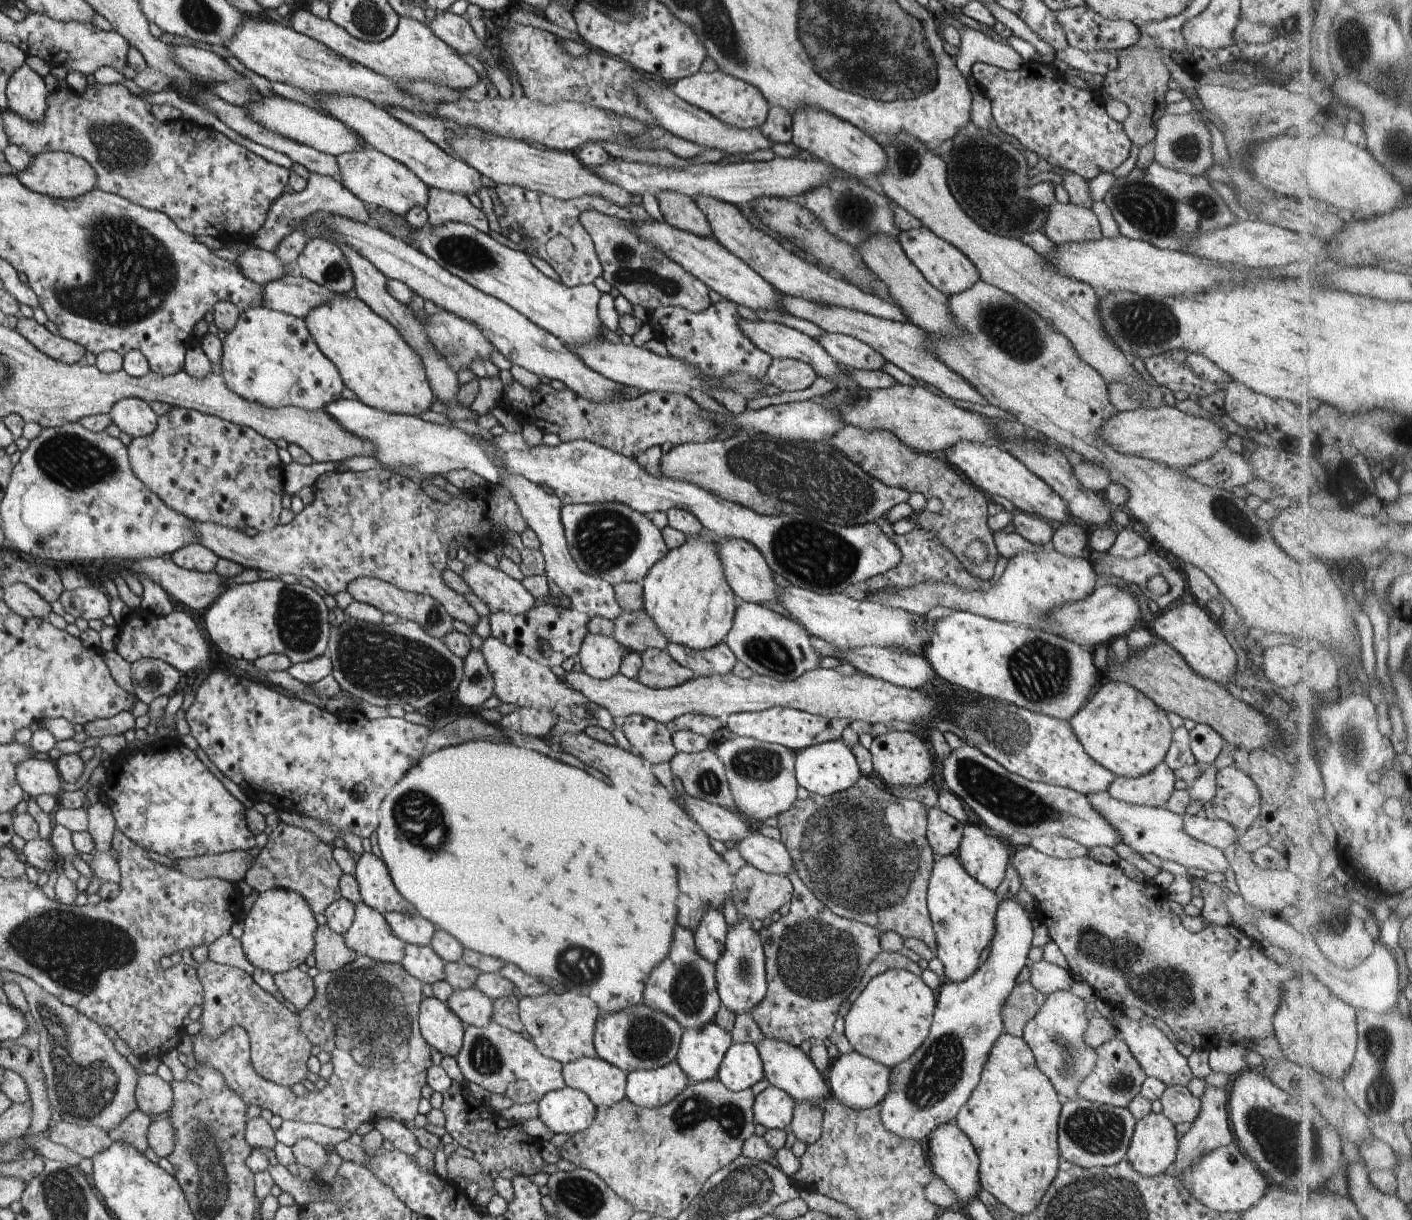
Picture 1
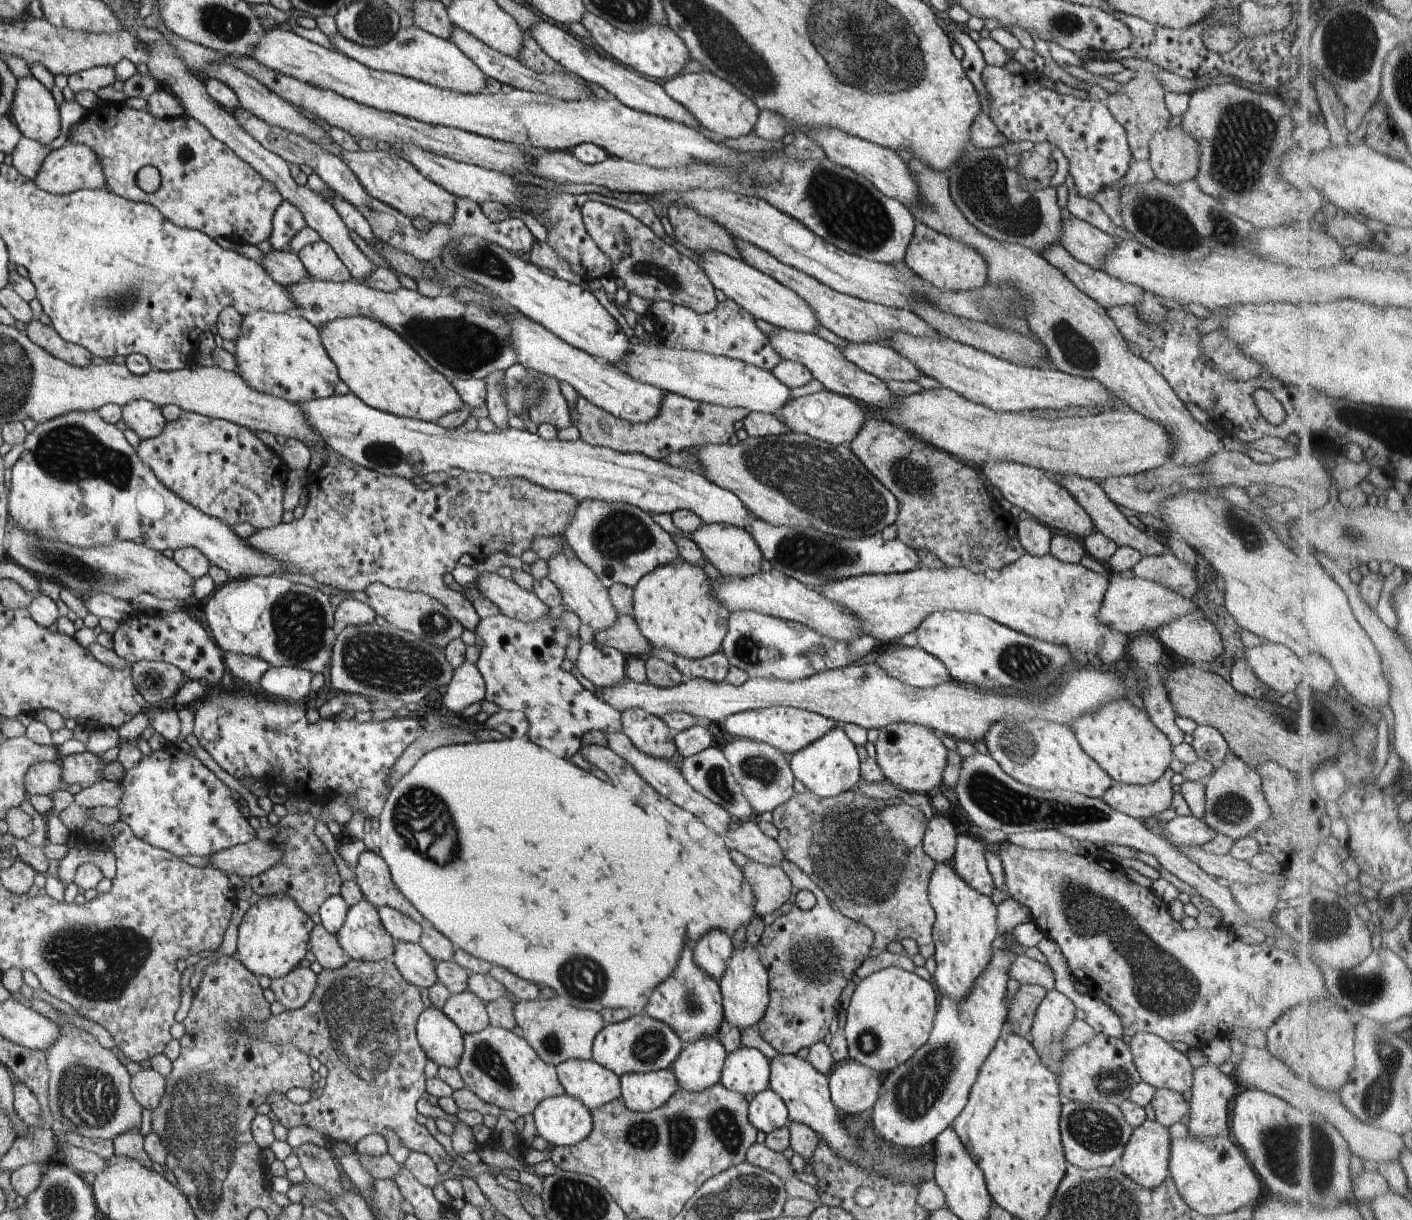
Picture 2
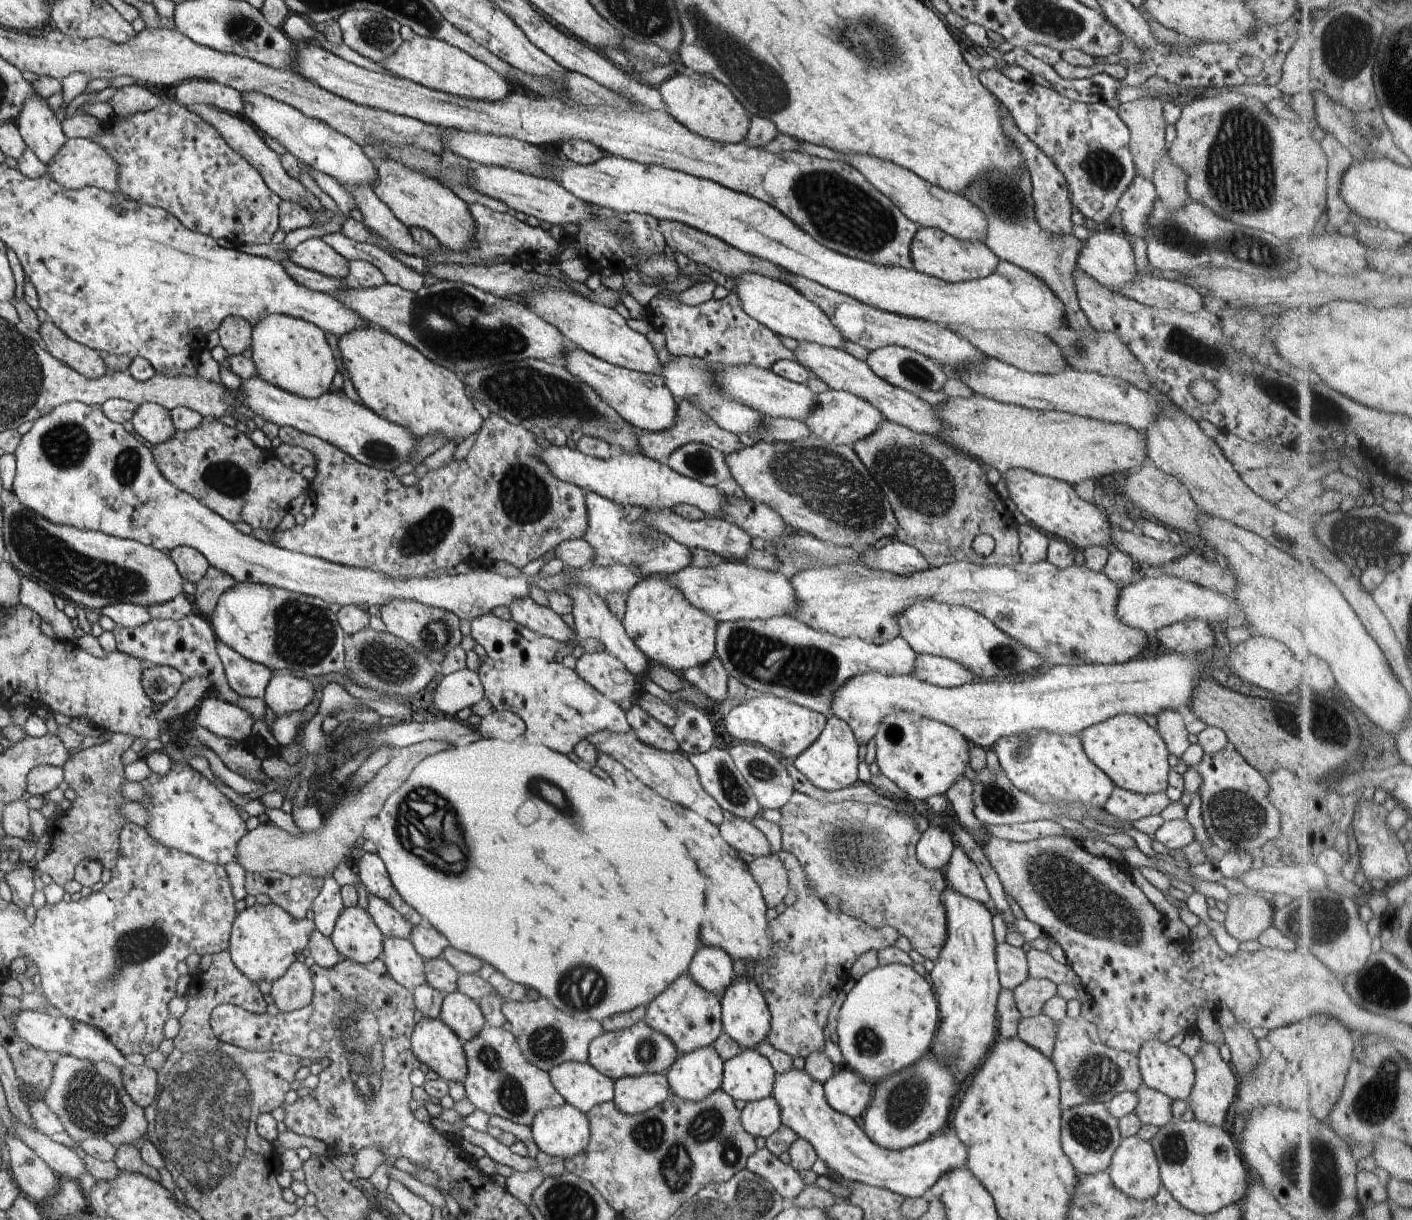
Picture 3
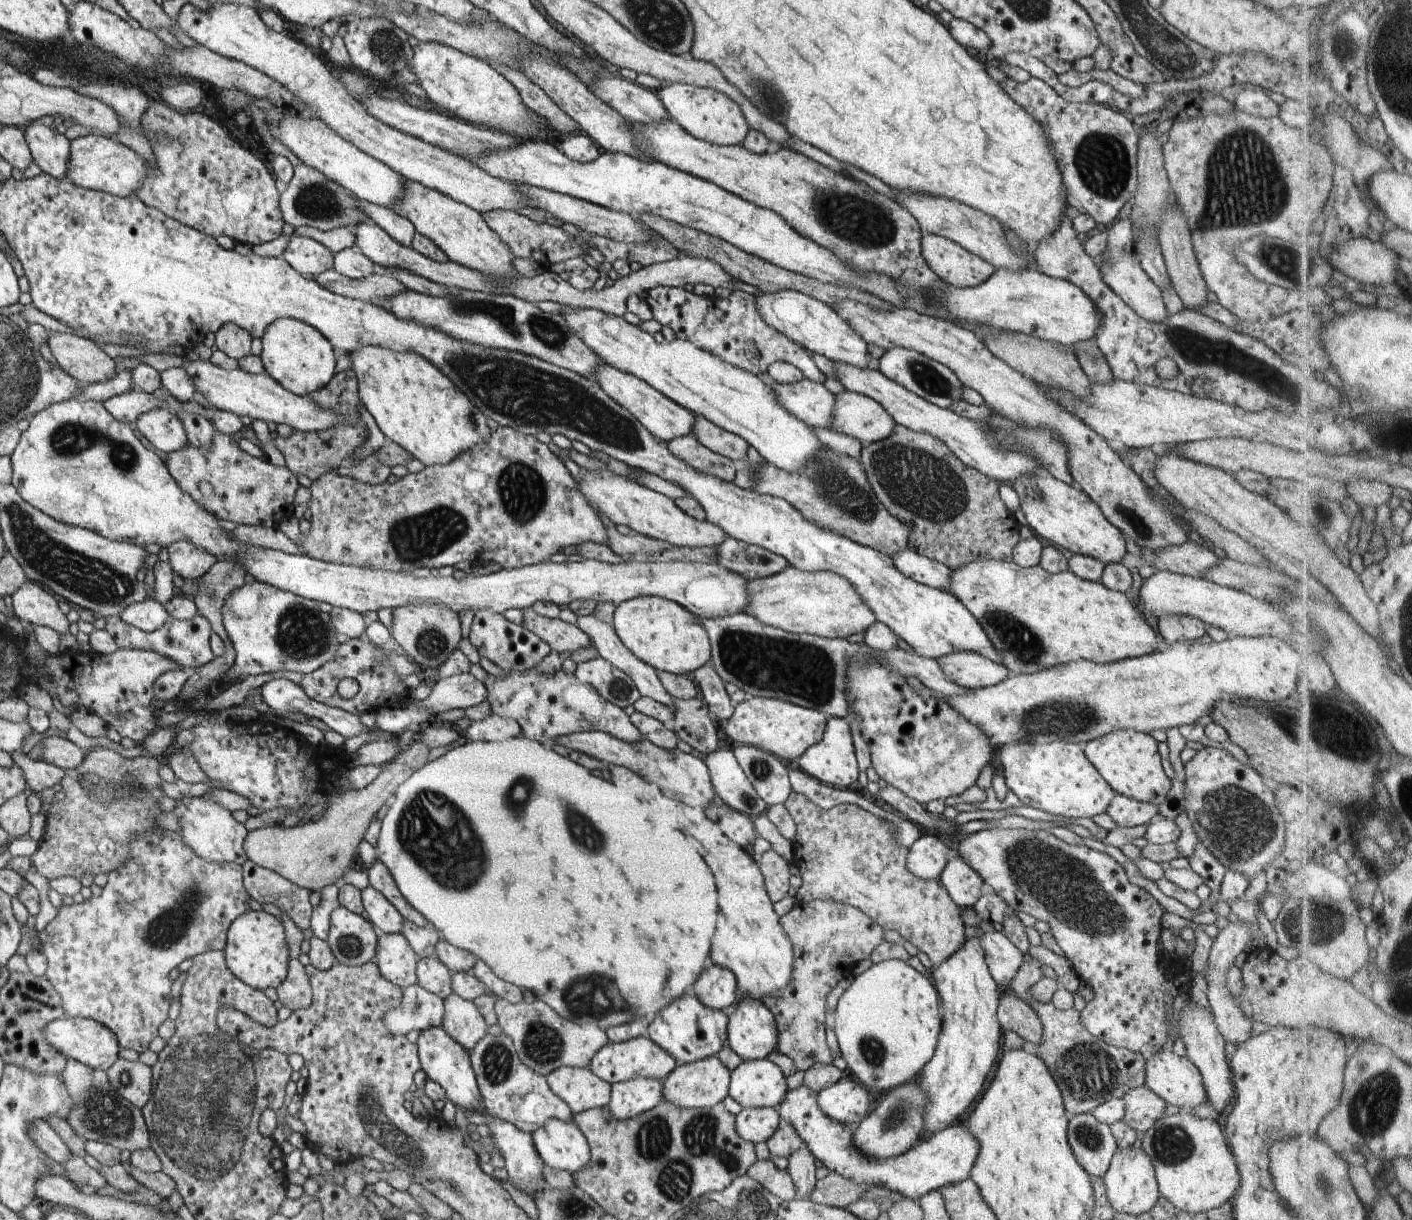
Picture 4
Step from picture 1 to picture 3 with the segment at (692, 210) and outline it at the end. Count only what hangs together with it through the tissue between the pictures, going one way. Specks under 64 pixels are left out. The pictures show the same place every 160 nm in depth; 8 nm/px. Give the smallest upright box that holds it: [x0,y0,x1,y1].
[659,219,792,282]

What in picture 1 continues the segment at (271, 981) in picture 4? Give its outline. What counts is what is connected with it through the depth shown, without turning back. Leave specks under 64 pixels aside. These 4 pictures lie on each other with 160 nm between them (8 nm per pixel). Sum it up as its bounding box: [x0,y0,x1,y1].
[241,889,316,974]

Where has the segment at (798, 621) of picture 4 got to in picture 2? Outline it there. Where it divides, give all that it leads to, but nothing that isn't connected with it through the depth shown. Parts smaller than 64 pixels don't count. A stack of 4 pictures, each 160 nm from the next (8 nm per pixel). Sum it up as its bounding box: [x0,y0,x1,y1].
[818,553,1129,668]

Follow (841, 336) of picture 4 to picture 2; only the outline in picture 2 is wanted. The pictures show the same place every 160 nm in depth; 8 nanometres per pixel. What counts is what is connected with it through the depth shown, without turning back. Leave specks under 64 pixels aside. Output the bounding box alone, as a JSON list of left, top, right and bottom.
[697,251,821,333]

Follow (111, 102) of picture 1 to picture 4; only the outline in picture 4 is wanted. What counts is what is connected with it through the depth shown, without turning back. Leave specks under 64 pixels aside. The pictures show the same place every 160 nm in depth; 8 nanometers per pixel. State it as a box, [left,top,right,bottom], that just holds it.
[134,100,284,245]

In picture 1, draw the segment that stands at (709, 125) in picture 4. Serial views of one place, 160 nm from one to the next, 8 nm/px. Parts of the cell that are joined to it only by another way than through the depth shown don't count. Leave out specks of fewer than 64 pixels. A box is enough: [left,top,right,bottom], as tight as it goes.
[670,70,770,129]

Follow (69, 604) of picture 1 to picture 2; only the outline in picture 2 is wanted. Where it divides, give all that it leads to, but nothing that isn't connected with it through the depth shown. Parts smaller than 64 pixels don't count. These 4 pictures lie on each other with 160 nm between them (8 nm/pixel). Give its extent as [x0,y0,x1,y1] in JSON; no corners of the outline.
[82,593,133,623]

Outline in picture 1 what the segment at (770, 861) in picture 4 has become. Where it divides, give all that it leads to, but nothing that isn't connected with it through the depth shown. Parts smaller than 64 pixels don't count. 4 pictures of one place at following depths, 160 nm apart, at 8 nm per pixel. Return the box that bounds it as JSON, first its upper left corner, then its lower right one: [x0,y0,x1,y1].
[732,865,793,921]

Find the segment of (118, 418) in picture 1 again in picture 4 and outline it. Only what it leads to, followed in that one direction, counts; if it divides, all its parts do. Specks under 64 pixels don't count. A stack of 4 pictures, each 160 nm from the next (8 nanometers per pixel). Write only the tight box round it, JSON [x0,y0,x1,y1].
[135,407,188,453]

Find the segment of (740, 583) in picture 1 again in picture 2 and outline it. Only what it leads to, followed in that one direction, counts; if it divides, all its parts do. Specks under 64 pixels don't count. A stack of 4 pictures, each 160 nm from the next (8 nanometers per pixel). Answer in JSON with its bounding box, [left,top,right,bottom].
[693,523,763,577]

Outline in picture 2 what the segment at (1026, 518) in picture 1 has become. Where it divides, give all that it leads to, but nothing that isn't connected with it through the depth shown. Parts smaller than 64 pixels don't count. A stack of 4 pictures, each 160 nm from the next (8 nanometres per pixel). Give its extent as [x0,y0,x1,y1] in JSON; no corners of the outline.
[1015,518,1053,556]

